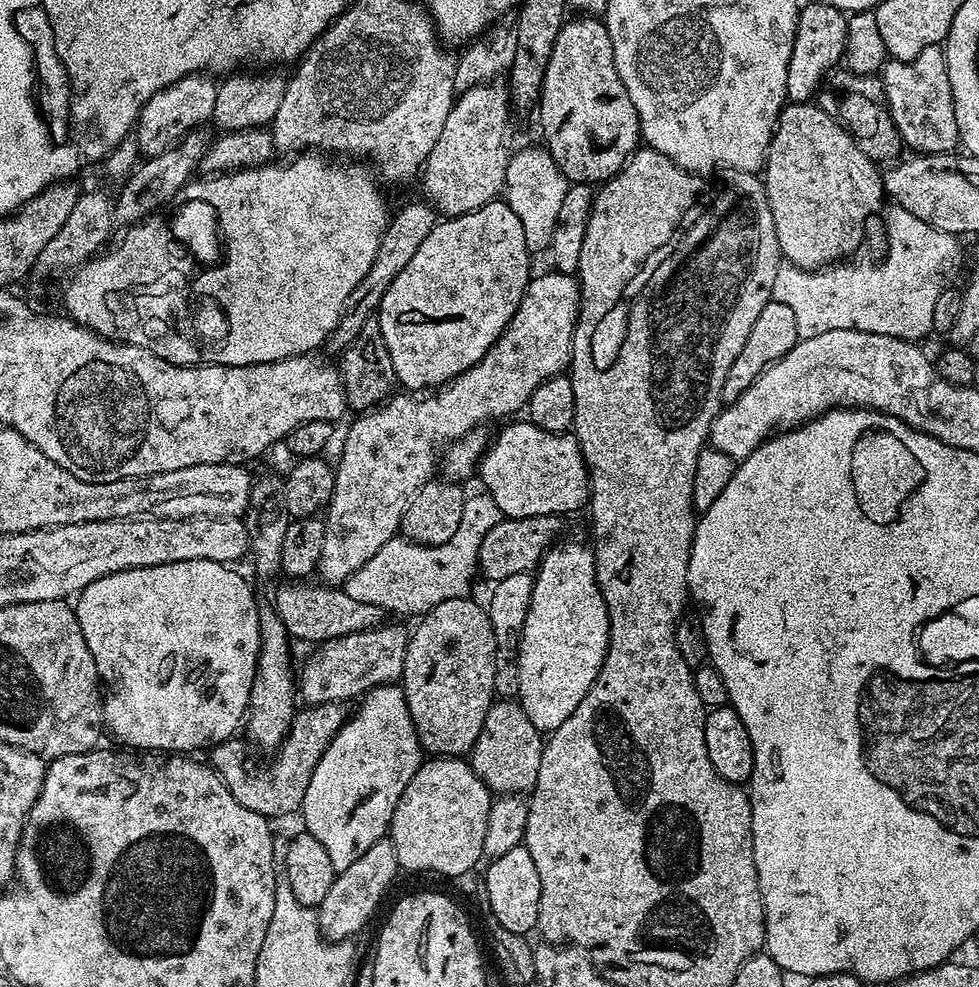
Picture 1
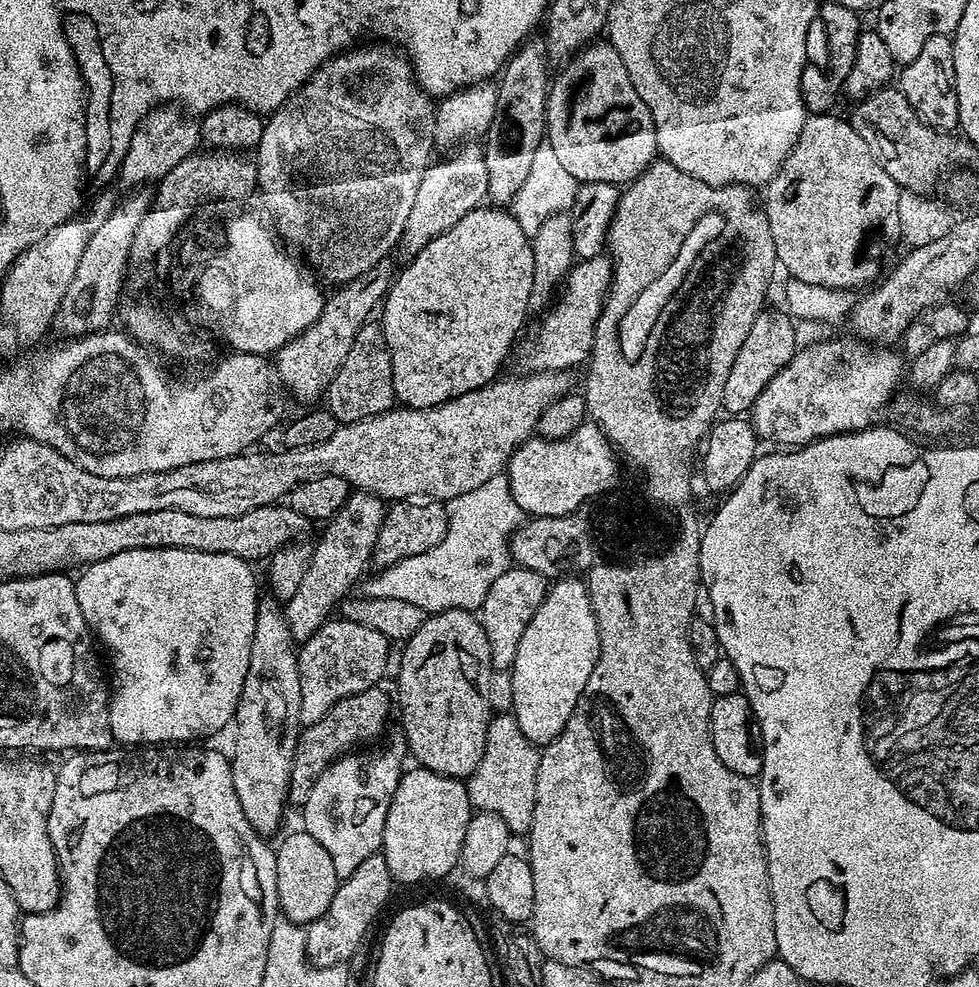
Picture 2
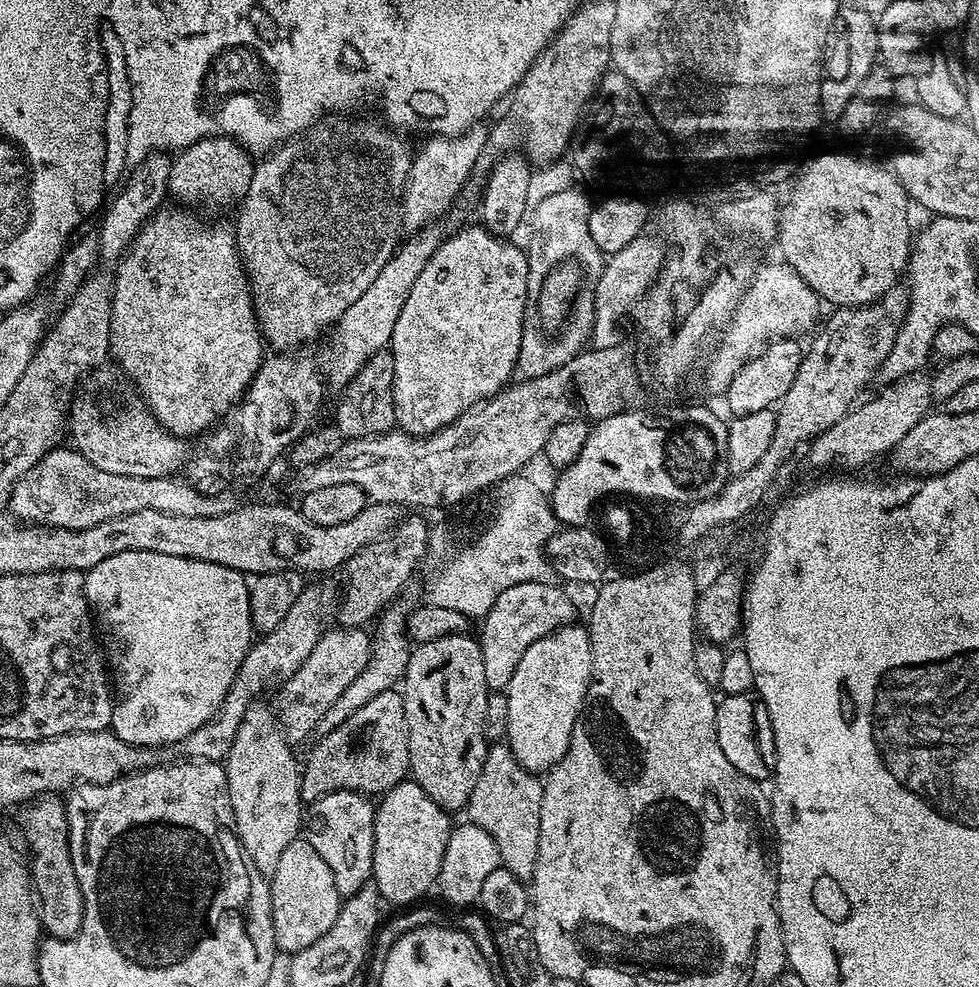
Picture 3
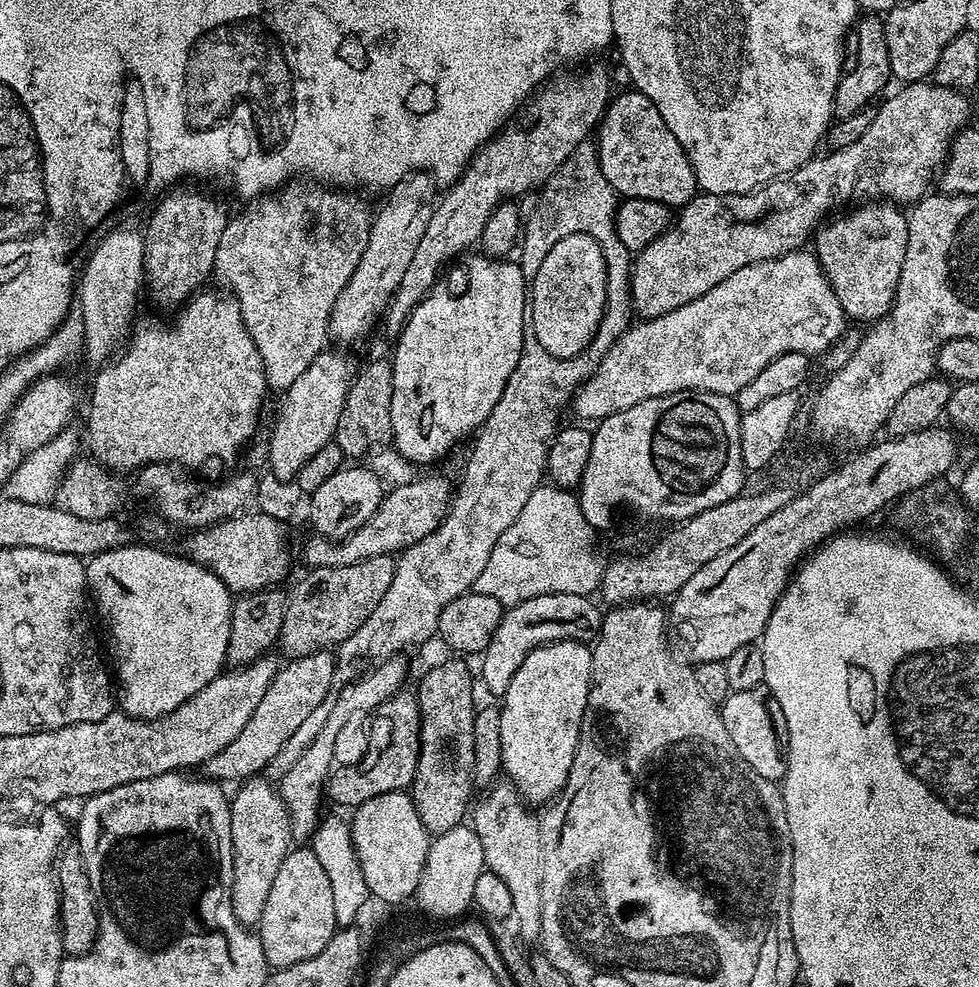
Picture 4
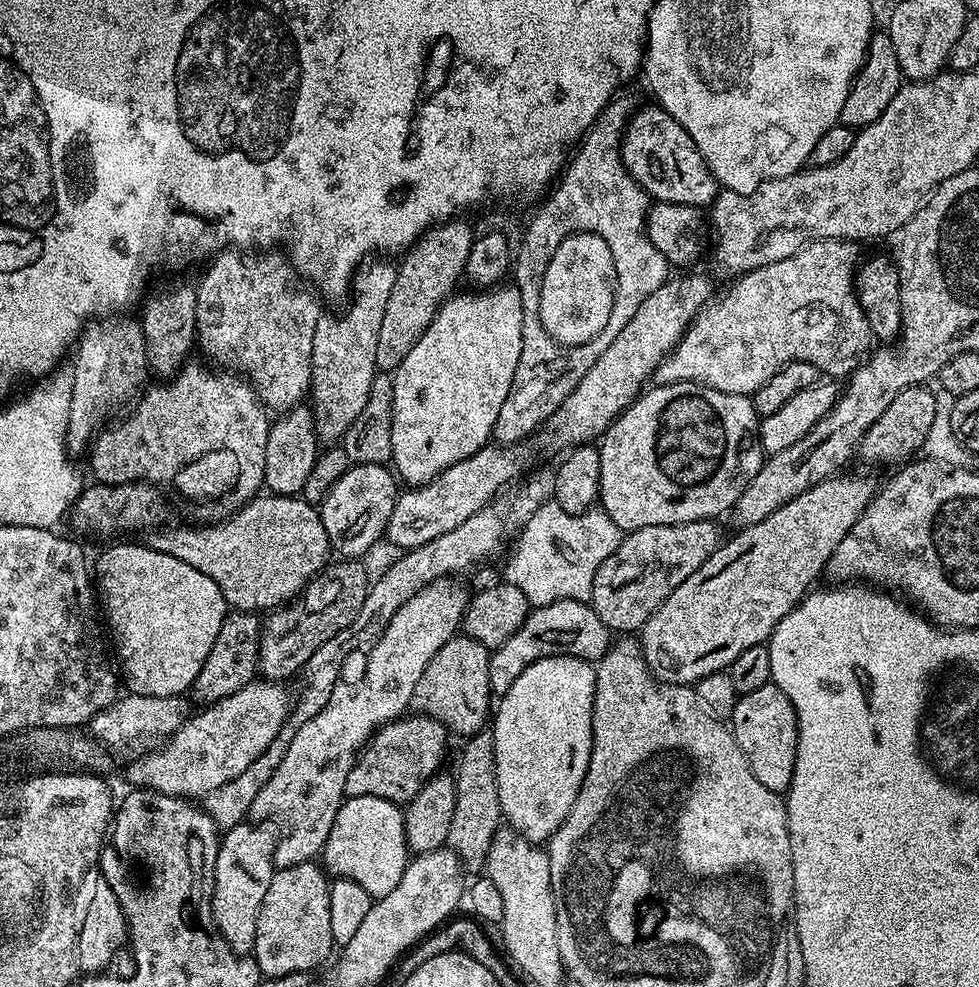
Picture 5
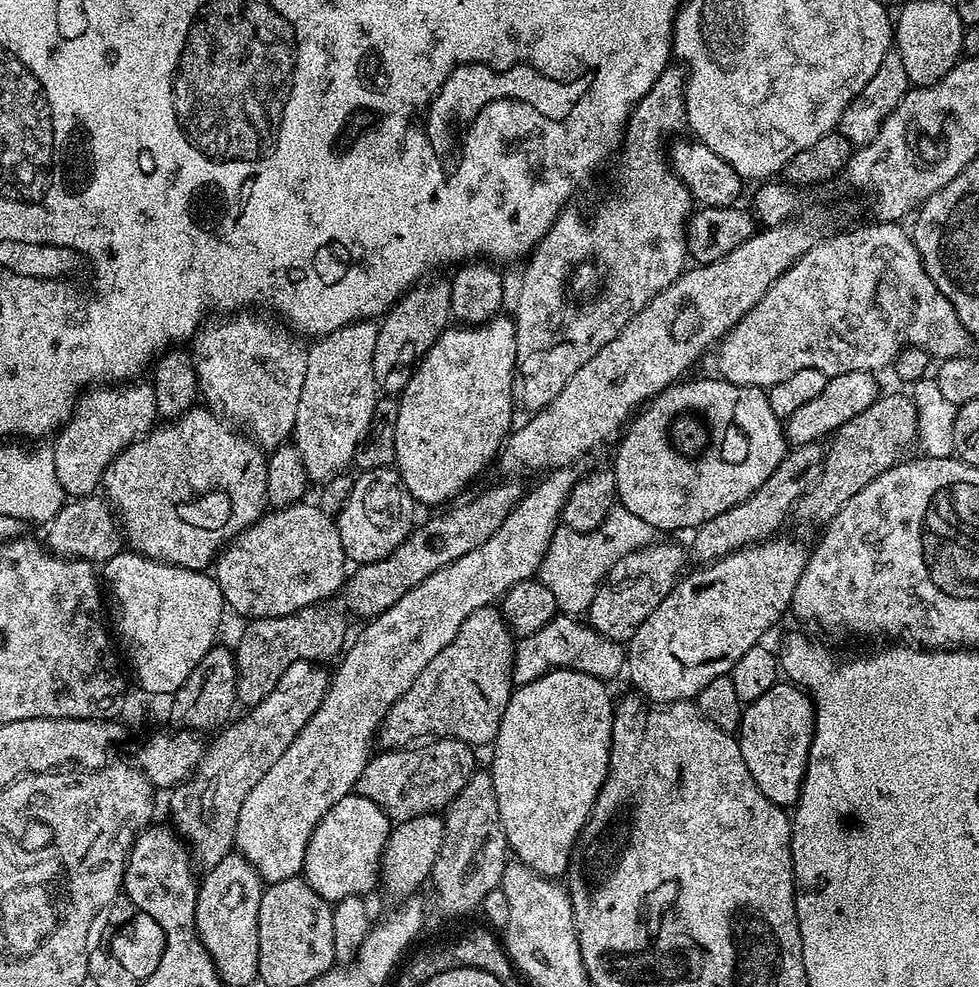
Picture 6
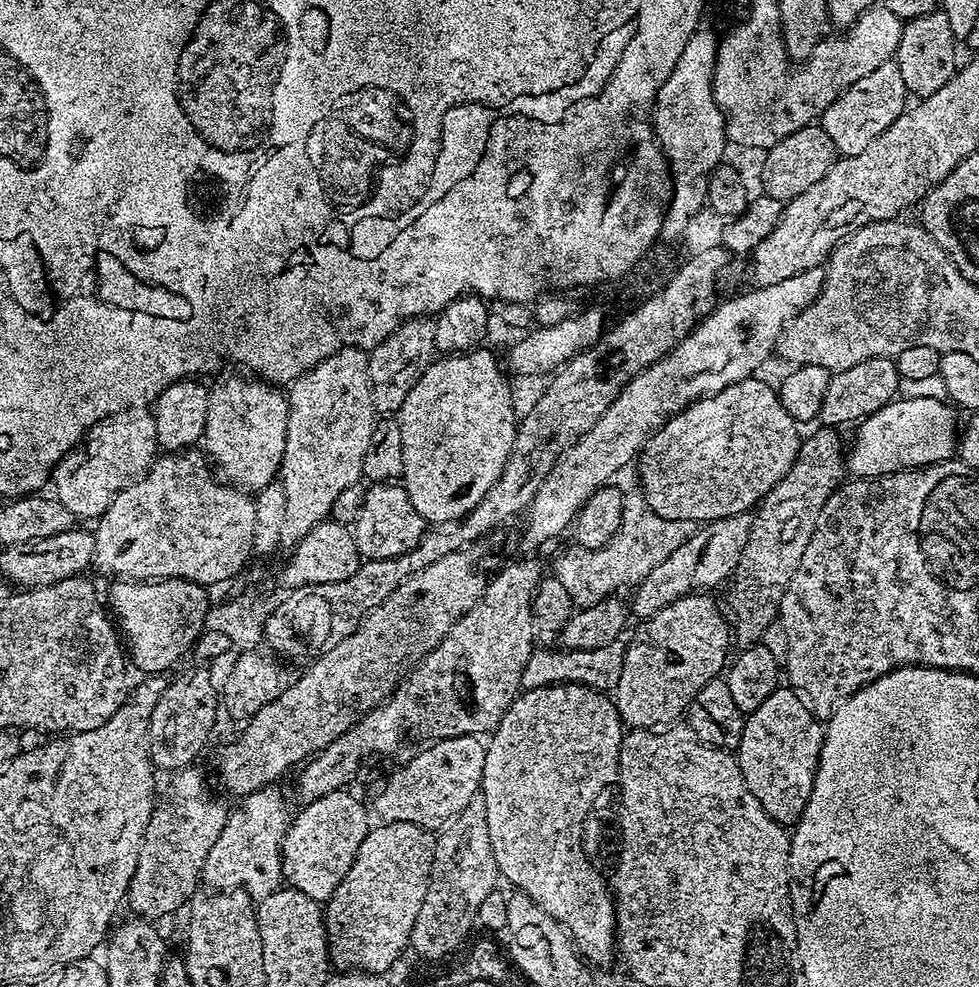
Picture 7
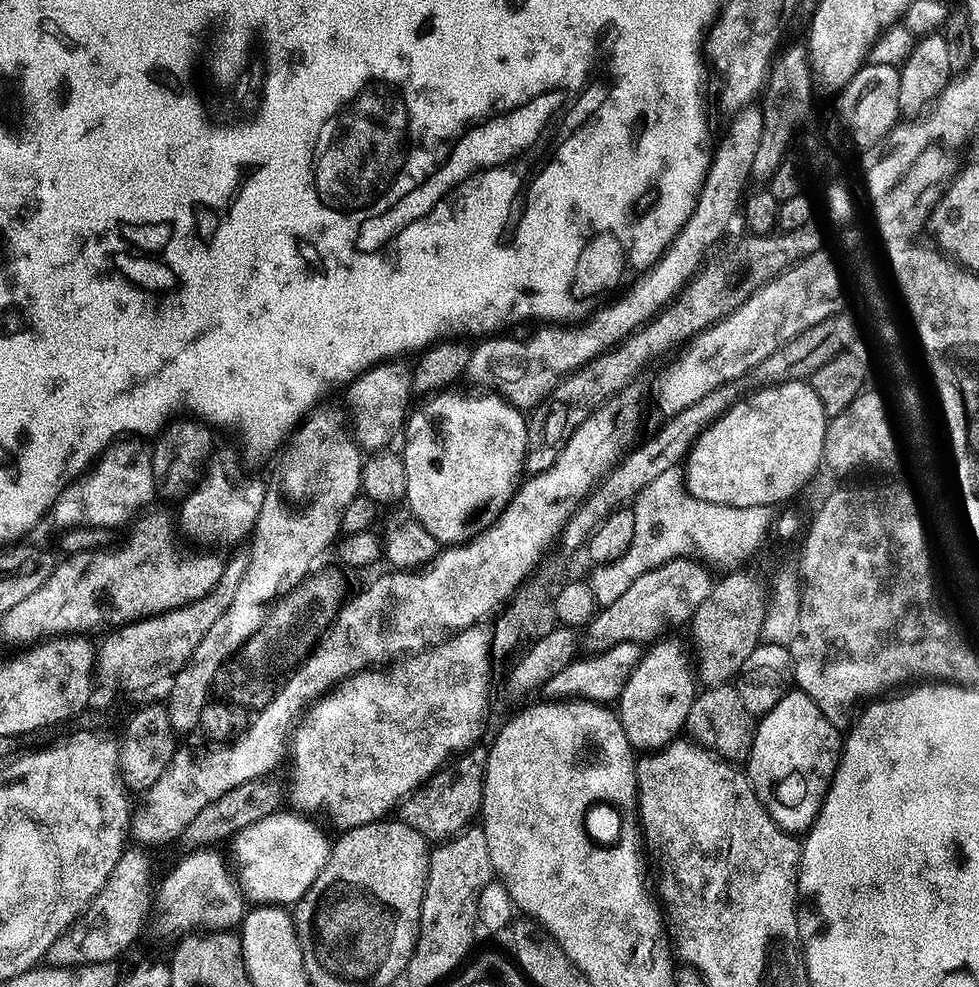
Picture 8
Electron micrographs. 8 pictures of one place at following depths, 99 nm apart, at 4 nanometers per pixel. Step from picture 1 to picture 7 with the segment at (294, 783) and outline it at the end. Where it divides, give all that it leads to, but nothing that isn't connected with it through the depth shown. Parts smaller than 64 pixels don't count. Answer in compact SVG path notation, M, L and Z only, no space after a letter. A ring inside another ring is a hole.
M479 735L437 739L422 748L401 768L394 769L377 790L371 807L374 812L376 807L383 823L410 822L414 826L439 830L481 795L480 783L486 770L486 744Z

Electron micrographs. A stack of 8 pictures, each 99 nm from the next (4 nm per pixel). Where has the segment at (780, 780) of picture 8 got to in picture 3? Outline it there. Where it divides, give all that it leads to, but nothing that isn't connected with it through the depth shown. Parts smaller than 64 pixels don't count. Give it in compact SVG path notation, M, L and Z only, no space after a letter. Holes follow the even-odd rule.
M752 692L724 696L716 705L716 737L722 754L738 766L742 774L761 782L767 781L776 770L776 743L766 702Z

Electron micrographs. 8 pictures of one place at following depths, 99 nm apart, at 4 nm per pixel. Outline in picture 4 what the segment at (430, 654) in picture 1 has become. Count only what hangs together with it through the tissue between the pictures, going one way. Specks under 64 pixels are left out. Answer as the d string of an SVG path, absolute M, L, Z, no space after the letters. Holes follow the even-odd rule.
M452 659L456 660L430 669L416 686L420 710L420 757L416 776L410 785L410 795L422 818L422 826L426 826L433 837L465 823L474 800L472 771L474 722L478 711L474 706L476 684L473 671L471 674L460 661L463 659Z

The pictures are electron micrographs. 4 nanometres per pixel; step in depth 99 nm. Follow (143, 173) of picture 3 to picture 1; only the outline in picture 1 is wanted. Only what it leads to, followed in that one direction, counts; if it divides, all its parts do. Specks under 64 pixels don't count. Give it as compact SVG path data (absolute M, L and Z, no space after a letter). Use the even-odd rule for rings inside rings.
M193 74L158 90L140 108L140 118L134 129L137 149L145 157L162 154L180 141L188 132L197 131L205 122L211 121L216 97L217 81L208 74Z

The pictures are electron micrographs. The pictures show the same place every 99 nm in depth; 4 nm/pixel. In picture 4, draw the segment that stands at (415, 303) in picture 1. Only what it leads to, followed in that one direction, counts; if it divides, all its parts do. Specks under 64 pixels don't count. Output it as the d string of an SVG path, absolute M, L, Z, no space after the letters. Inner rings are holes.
M468 254L457 259L436 281L433 288L422 298L422 302L410 314L395 341L396 353L390 356L392 377L394 378L394 394L390 398L390 422L392 423L392 444L396 451L414 466L428 464L431 460L440 460L463 436L471 437L486 422L488 415L498 406L498 398L502 398L502 390L506 390L506 382L510 374L518 366L518 358L524 345L524 304L530 297L530 284L525 280L519 263L508 258L497 258L483 254Z

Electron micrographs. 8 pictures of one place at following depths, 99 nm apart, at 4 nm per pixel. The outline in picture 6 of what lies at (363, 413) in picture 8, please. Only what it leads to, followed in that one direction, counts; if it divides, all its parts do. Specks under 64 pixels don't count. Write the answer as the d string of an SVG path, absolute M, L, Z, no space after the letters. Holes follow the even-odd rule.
M425 278L415 284L412 290L405 292L382 317L382 323L378 327L378 338L374 342L374 378L376 379L376 387L381 393L399 394L403 392L418 361L427 354L430 346L434 346L434 342L442 335L444 329L449 327L452 315L450 310L451 283L447 279L432 279L436 278Z

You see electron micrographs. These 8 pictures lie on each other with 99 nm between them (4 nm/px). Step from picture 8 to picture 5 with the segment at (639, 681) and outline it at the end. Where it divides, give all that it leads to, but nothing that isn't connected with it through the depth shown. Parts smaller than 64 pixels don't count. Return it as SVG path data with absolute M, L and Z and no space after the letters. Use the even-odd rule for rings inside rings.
M844 475L831 476L829 480L824 480L810 490L798 494L798 498L794 498L786 506L774 510L774 514L770 514L770 518L762 518L762 522L741 527L737 536L732 536L729 540L727 537L716 552L710 554L710 558L706 558L706 562L702 562L702 566L698 566L698 570L694 570L694 574L690 574L690 578L686 578L686 582L682 582L682 586L678 586L678 590L674 590L674 594L670 594L666 598L666 602L662 602L662 606L658 606L656 613L644 623L643 628L638 632L640 646L644 650L644 660L651 668L653 676L669 684L692 686L696 681L706 678L706 674L714 674L731 668L734 658L738 658L738 654L742 654L742 650L750 650L750 646L758 646L767 641L768 637L772 635L772 631L778 626L778 622L782 622L782 618L786 618L786 614L790 614L790 610L794 610L796 605L808 595L810 589L815 585L812 583L819 576L825 575L830 562L830 554L834 554L834 550L838 550L838 542L842 542L842 538L846 538L850 526L854 526L854 522L858 522L858 518L878 491L878 484L875 484L868 476Z

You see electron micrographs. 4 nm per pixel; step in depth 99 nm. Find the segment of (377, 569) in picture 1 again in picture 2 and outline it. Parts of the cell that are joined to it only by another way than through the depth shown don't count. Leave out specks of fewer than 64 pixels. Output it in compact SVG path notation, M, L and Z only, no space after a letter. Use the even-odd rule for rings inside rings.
M504 474L490 478L490 482L482 482L478 490L466 490L466 494L458 494L458 498L447 501L446 507L446 538L442 538L442 542L426 554L411 556L377 571L377 576L368 584L367 595L371 599L396 598L398 602L418 606L425 614L450 611L452 608L483 609L486 594L490 586L494 586L494 578L498 578L510 566L510 541L513 533L522 524L520 507L518 502L514 502L514 494L508 485L507 475Z

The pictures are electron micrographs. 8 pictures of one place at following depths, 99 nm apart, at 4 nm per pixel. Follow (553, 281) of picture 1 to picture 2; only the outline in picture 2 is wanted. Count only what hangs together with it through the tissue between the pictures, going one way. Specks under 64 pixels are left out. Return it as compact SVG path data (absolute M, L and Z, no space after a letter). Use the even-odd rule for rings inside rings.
M601 254L589 260L580 260L572 271L564 277L560 297L547 309L540 333L536 336L537 369L545 372L567 372L576 370L592 355L594 330L604 309L604 301L612 287L612 261ZM553 307L553 308L552 308ZM552 308L552 309L551 309ZM356 490L349 495L347 502L341 506L340 511L331 520L327 521L325 528L328 529L325 530L324 537L318 542L315 541L310 566L306 568L306 575L302 578L302 586L298 586L298 591L283 605L284 617L288 623L288 629L293 641L303 642L309 640L323 624L328 623L330 617L335 613L332 611L335 608L337 611L341 601L351 593L348 591L359 582L364 567L370 564L372 560L372 552L376 549L378 534L384 526L385 515L385 501L370 492Z

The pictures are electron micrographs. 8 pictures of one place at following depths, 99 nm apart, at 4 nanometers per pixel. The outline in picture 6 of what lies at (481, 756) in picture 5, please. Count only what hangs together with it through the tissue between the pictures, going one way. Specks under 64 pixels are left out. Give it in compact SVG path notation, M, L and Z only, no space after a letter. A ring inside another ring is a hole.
M477 770L472 777L458 790L458 794L449 802L442 812L444 818L444 837L440 853L432 867L430 885L436 891L436 904L448 916L464 916L467 912L476 912L480 903L490 894L490 890L499 888L500 878L504 873L506 853L509 851L508 843L502 830L502 822L498 814L498 798L494 794L492 773L488 770Z

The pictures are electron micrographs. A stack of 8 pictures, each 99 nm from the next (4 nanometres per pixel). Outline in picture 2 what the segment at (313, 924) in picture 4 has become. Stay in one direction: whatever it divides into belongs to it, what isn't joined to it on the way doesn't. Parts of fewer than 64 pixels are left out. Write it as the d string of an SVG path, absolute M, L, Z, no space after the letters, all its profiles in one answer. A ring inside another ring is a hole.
M303 830L292 832L279 845L275 845L276 853L276 902L278 912L283 919L301 926L313 924L326 910L330 910L330 902L334 902L336 887L342 877L334 870L334 862L330 854L326 854L322 842L310 838Z

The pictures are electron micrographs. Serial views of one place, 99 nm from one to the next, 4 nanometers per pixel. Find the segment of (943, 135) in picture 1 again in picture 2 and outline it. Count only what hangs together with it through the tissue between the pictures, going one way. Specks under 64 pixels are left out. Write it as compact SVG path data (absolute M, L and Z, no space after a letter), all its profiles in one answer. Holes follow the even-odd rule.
M935 36L926 41L926 46L922 46L918 58L914 58L914 62L905 64L899 69L898 87L910 102L910 106L931 128L955 129L960 123L960 115L954 78L952 36Z

